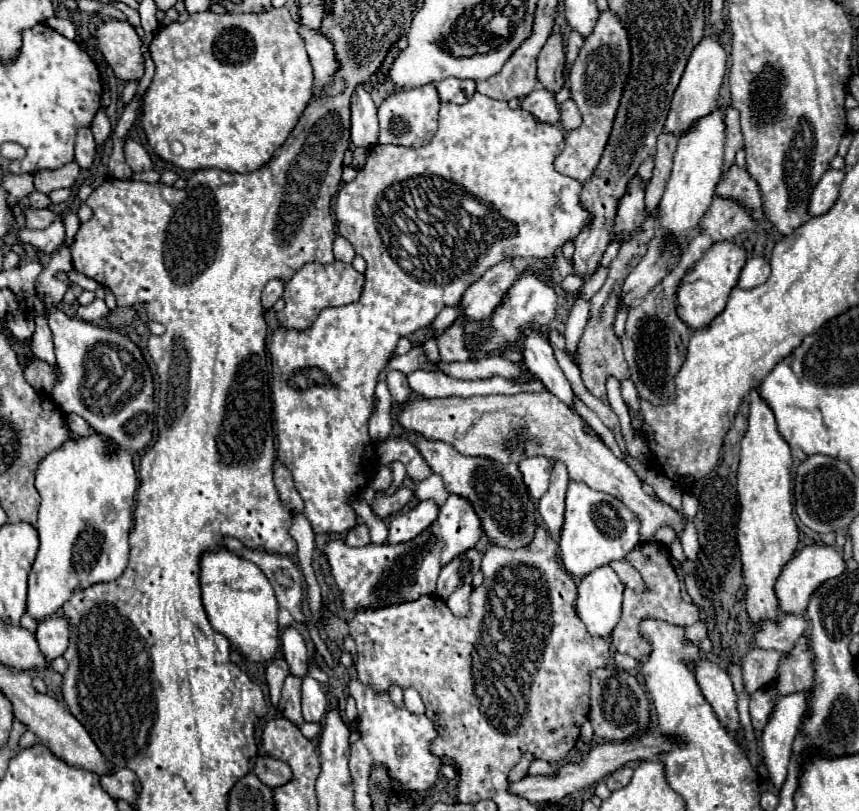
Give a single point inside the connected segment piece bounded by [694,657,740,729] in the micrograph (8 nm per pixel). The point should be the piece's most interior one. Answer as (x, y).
(715, 684)

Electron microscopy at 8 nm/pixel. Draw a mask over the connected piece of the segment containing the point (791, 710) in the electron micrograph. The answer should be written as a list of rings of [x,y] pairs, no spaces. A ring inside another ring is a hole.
[[[804,691],[780,695],[774,699],[770,719],[762,731],[762,755],[770,779],[776,787],[782,787],[786,779],[792,741],[794,735],[798,733],[798,727],[802,725],[806,707],[808,707],[808,693]]]

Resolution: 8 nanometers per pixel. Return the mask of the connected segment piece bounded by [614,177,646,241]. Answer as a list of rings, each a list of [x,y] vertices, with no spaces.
[[[634,177],[628,185],[626,195],[622,197],[622,201],[618,205],[614,233],[624,233],[624,241],[644,221],[644,189],[646,189],[646,185],[642,185],[640,177]]]

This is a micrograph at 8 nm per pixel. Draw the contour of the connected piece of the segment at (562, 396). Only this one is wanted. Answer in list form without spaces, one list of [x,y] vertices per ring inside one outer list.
[[[532,327],[524,329],[522,355],[526,369],[534,373],[550,393],[554,393],[560,401],[570,405],[574,399],[574,391],[554,357],[554,349],[550,341],[540,331]]]

